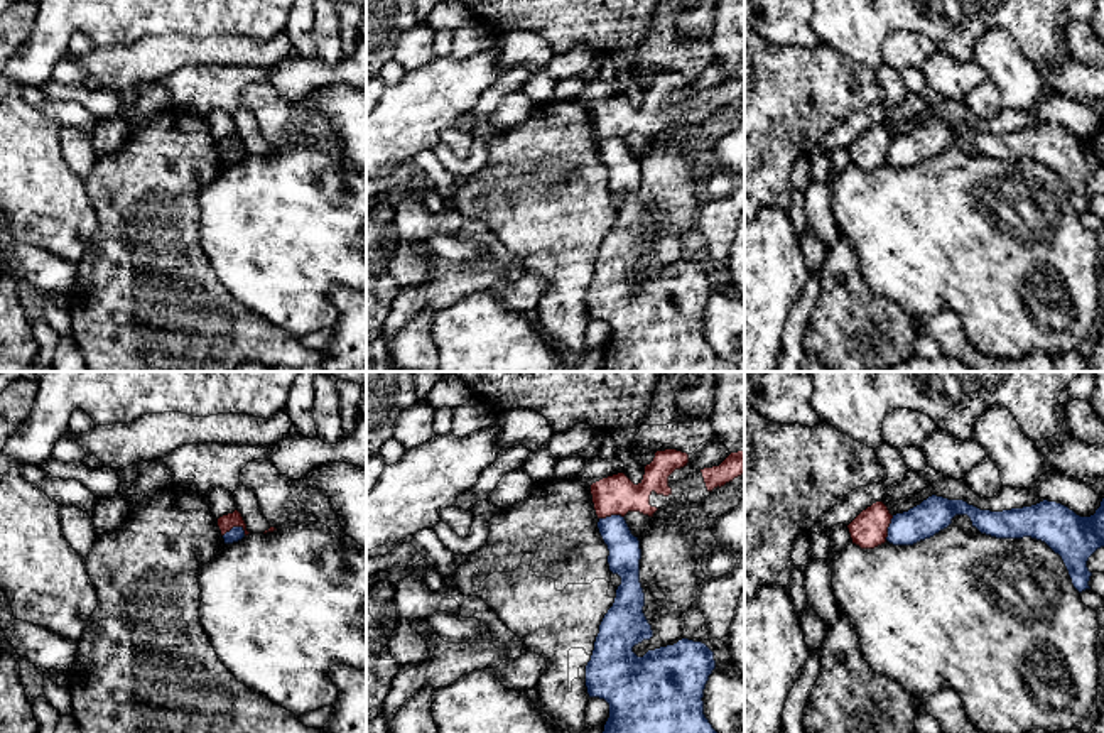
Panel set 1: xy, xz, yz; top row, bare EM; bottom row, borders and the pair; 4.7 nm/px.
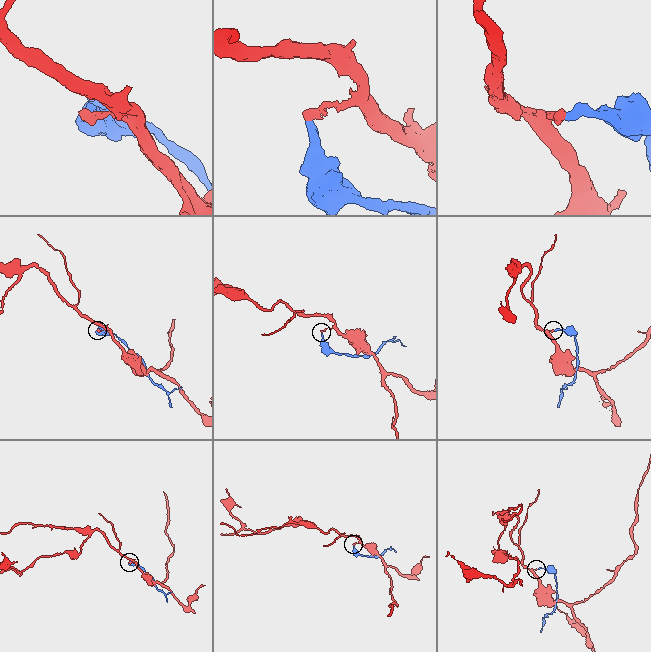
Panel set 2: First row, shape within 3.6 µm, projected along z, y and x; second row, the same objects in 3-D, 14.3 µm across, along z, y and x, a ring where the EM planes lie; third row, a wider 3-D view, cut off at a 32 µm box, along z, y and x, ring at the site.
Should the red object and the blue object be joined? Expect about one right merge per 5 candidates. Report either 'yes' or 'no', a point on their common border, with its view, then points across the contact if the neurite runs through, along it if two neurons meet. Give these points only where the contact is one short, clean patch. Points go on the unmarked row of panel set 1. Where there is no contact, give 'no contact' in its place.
no | xy (233, 147) | along xy (245, 152), (232, 149), (223, 157)

